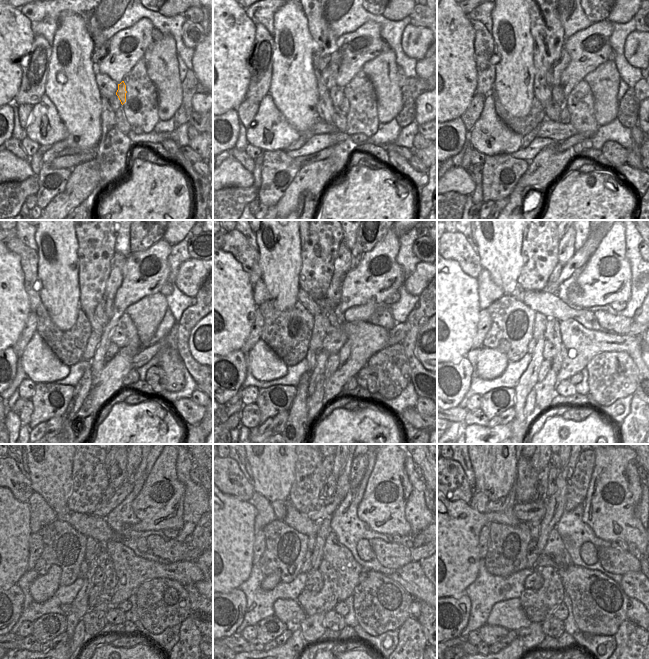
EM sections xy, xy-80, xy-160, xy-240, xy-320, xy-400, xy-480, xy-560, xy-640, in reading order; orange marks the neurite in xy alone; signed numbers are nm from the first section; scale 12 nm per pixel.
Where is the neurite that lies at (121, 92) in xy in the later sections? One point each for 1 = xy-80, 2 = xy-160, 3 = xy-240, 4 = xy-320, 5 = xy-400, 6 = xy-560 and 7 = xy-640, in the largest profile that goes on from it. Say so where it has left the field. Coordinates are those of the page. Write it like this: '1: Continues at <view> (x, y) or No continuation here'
1: Continues at xy-80 (344, 106)
2: Continues at xy-160 (564, 118)
3: Continues at xy-240 (113, 348)
4: Continues at xy-320 (332, 364)
5: Continues at xy-400 (545, 391)
6: Continues at xy-560 (312, 628)
7: Continues at xy-640 (532, 636)

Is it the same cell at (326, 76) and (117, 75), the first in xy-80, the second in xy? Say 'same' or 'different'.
different

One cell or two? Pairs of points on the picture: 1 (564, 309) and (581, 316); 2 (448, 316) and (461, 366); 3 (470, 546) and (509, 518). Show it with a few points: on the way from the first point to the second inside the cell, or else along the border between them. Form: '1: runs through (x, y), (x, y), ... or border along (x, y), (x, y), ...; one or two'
1: runs through (568, 312), (577, 314); one
2: border along (465, 356), (456, 363), (447, 363); two
3: runs through (472, 533), (484, 519), (496, 518); one

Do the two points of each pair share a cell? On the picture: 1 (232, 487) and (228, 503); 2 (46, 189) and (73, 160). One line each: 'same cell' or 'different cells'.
1: different cells
2: different cells

